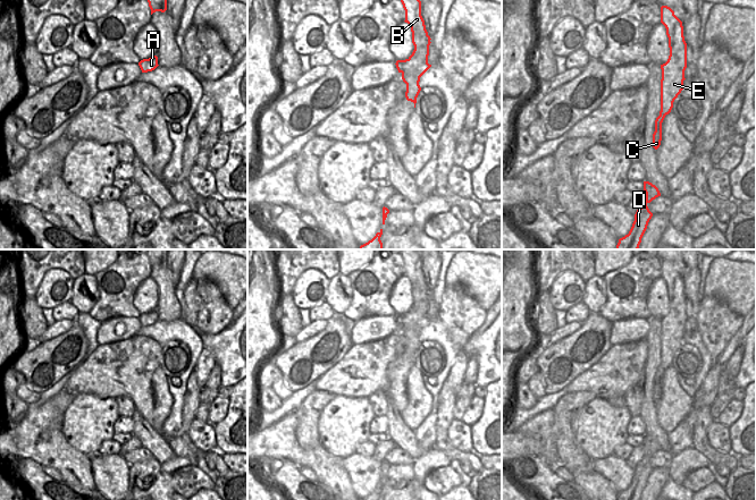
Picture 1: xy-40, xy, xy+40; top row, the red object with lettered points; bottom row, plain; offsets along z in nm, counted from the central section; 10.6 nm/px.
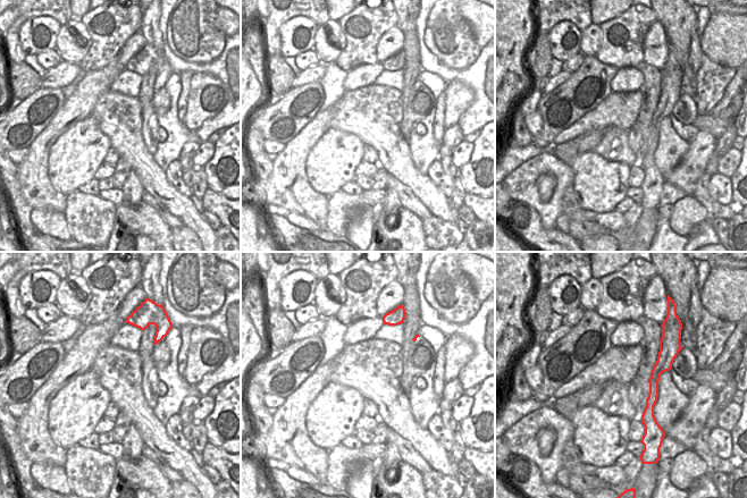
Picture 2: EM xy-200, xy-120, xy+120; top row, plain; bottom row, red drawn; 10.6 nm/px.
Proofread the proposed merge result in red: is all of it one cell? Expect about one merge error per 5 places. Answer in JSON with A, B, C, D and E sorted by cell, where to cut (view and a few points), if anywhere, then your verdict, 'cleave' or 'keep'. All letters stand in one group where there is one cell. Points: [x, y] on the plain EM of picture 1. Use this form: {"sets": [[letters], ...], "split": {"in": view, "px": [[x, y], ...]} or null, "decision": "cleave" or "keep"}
{"sets": [["A"], ["B", "C", "D", "E"]], "split": {"in": "xy", "px": [[408, 313], [406, 322], [401, 325]]}, "decision": "cleave"}

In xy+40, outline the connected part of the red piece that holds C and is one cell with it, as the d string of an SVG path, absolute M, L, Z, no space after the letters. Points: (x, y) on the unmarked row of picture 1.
M661 261L661 277L666 282L669 291L670 310L665 317L661 319L661 365L655 374L653 388L653 401L657 404L662 395L662 376L673 362L673 356L683 344L684 324L687 322L687 297L683 290L682 276L667 261Z

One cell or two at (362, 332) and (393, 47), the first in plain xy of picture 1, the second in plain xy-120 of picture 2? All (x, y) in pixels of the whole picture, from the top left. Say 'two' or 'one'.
one

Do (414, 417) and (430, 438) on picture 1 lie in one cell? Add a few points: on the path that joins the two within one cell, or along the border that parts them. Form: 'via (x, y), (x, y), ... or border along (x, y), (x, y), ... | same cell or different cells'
border along (433, 401), (430, 412), (414, 431) | different cells

